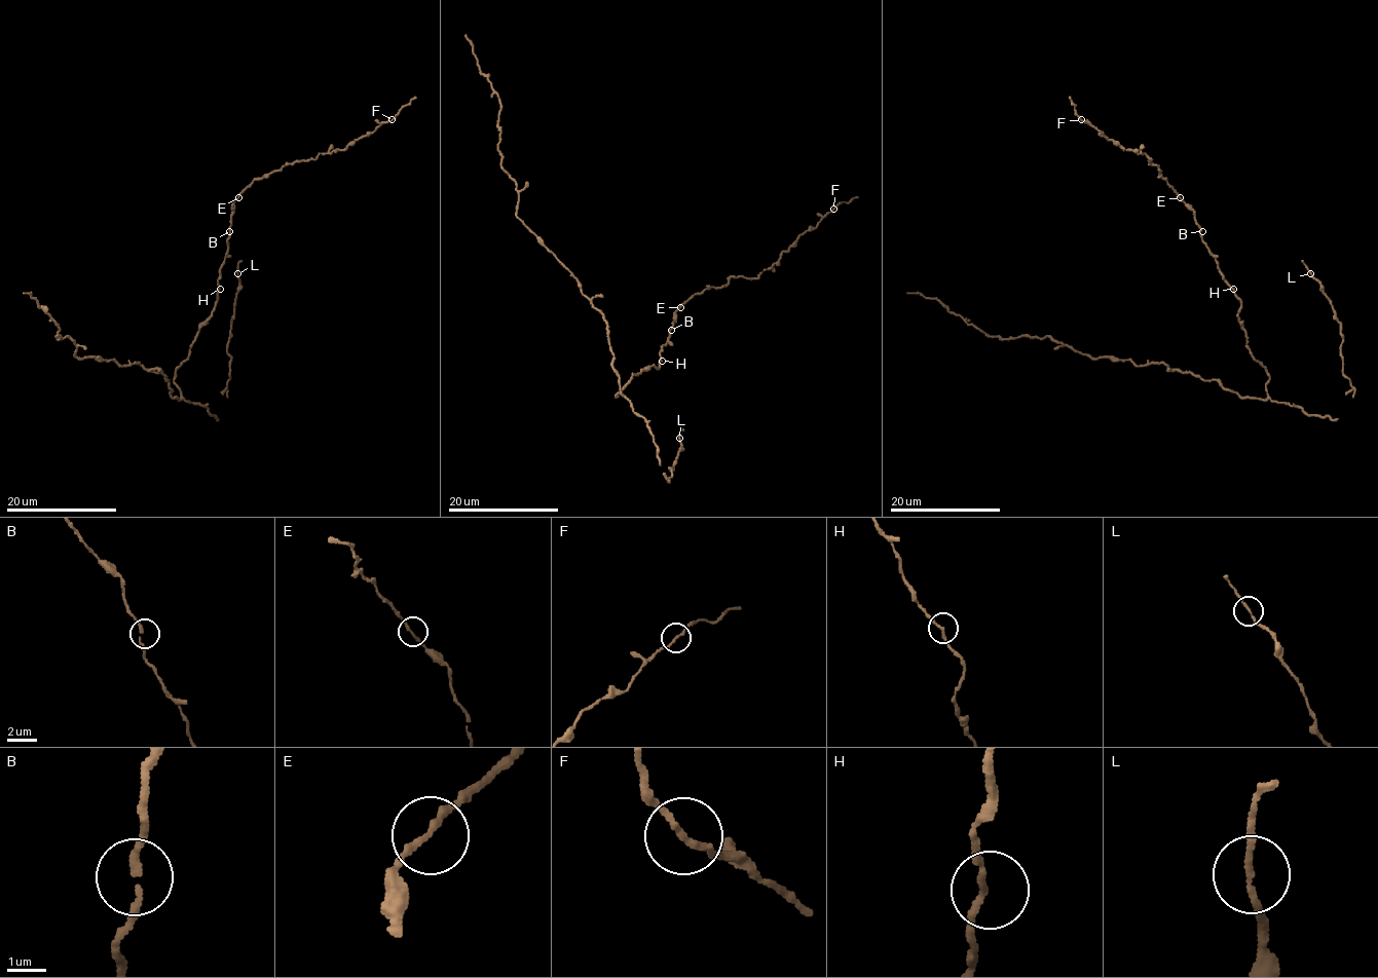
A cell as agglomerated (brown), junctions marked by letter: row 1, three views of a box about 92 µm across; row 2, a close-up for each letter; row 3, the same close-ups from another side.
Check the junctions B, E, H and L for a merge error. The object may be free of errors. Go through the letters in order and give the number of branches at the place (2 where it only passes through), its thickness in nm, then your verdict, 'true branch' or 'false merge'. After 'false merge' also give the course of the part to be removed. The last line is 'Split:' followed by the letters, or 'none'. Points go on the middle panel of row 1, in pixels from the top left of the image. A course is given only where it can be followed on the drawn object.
B: 2 branches meet; 160 nm thick; true branch
E: 2 branches meet; 160 nm thick; true branch
H: 2 branches meet; 160 nm thick; true branch
L: 2 branches meet; 150 nm thick; true branch
Split: none

